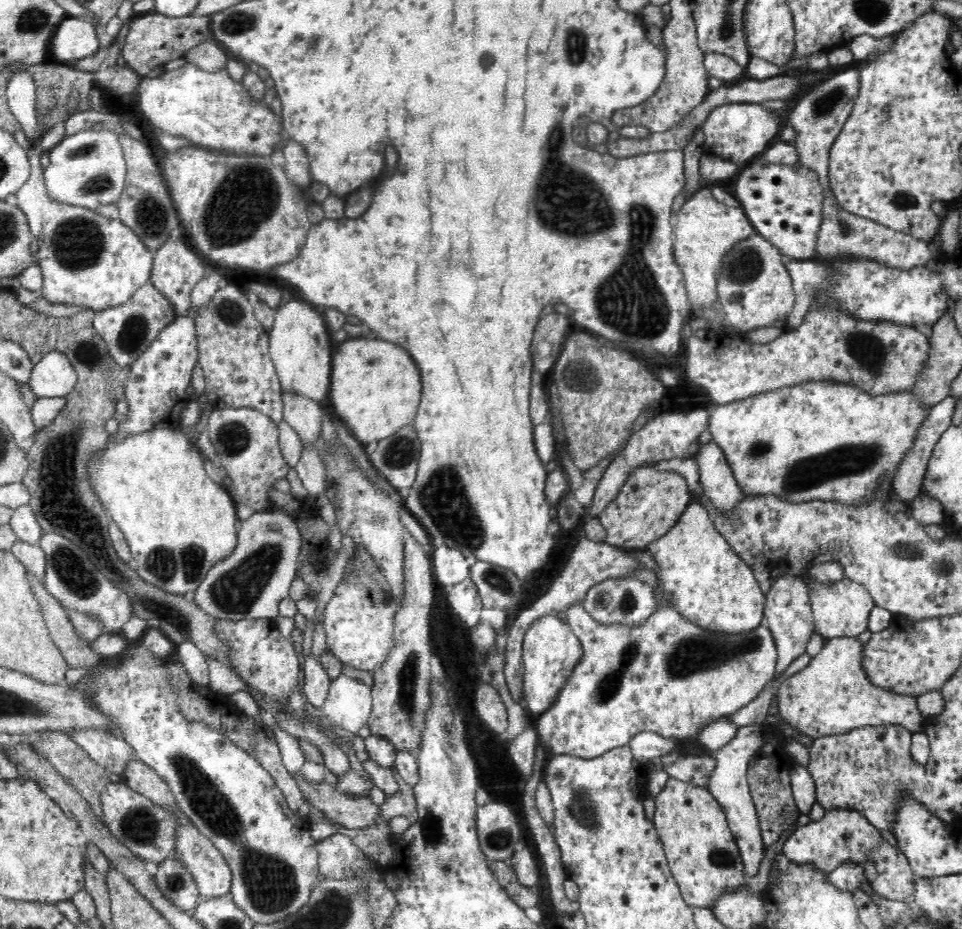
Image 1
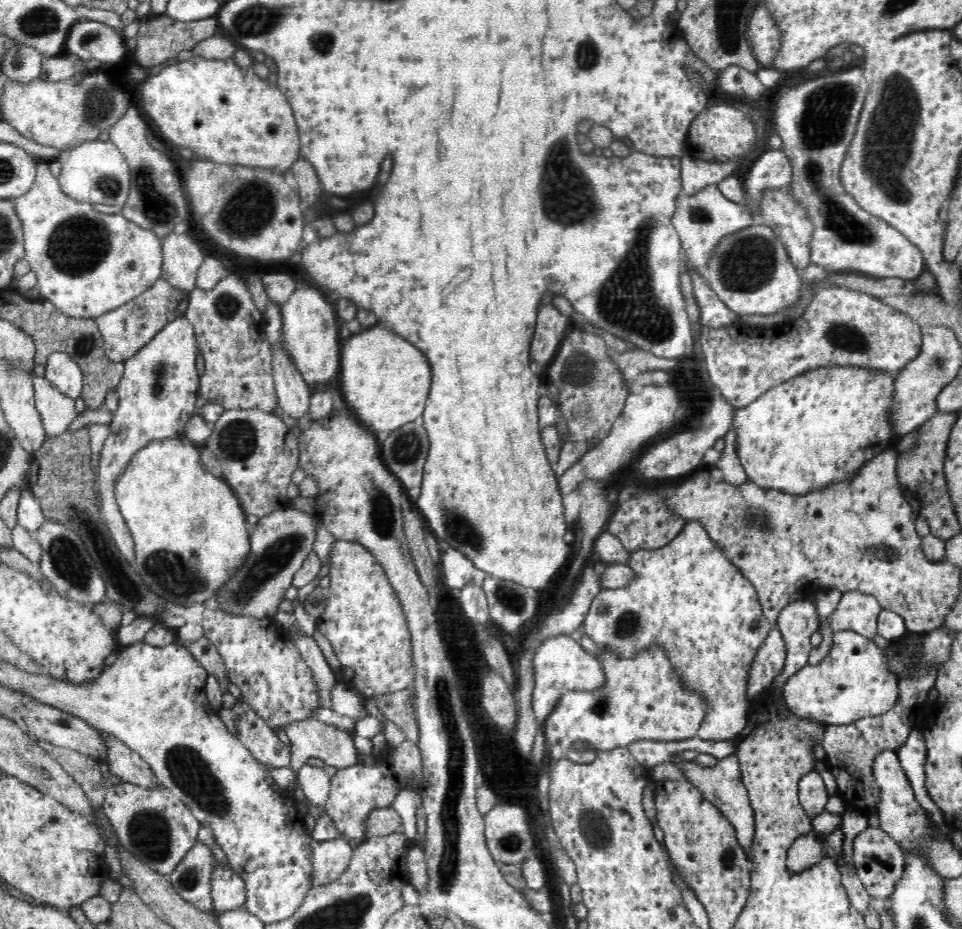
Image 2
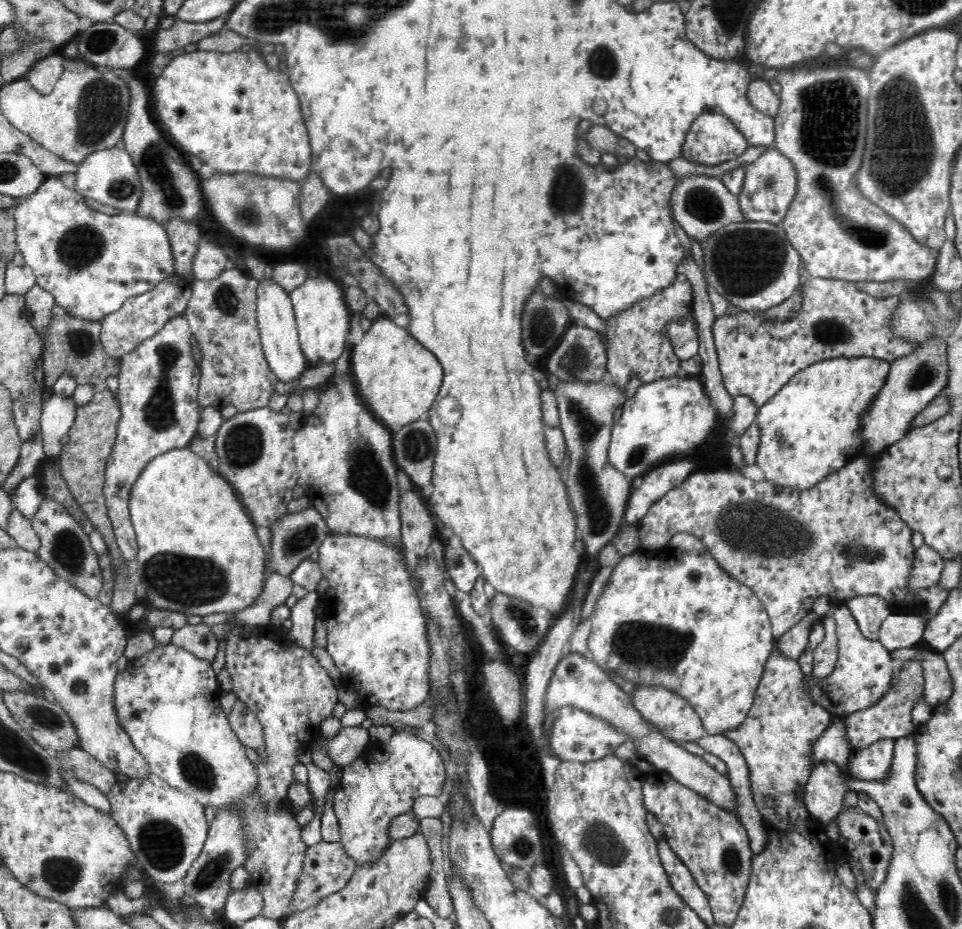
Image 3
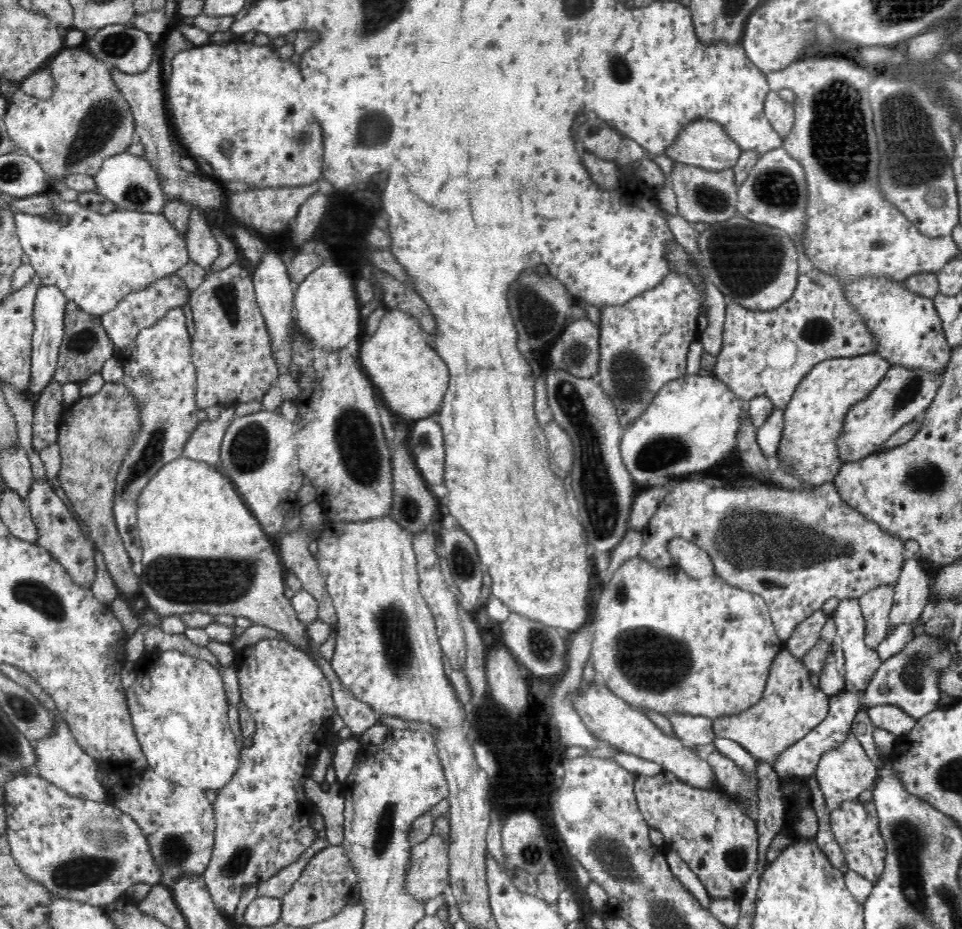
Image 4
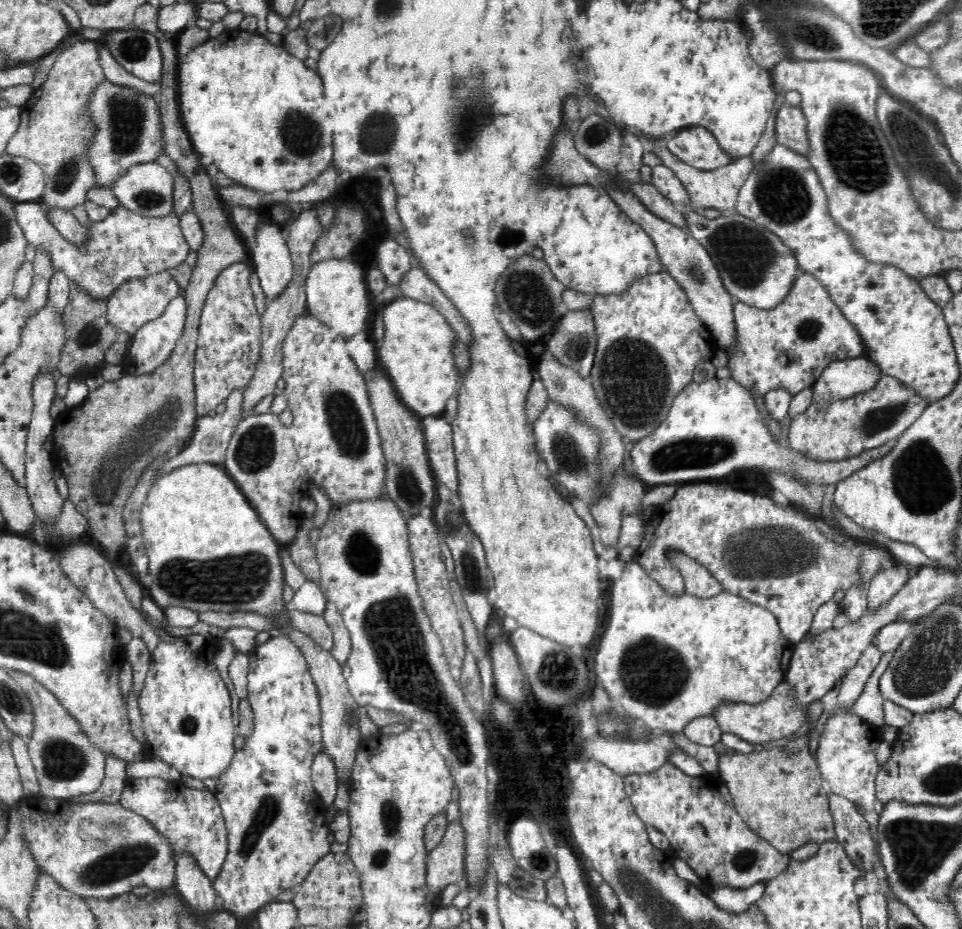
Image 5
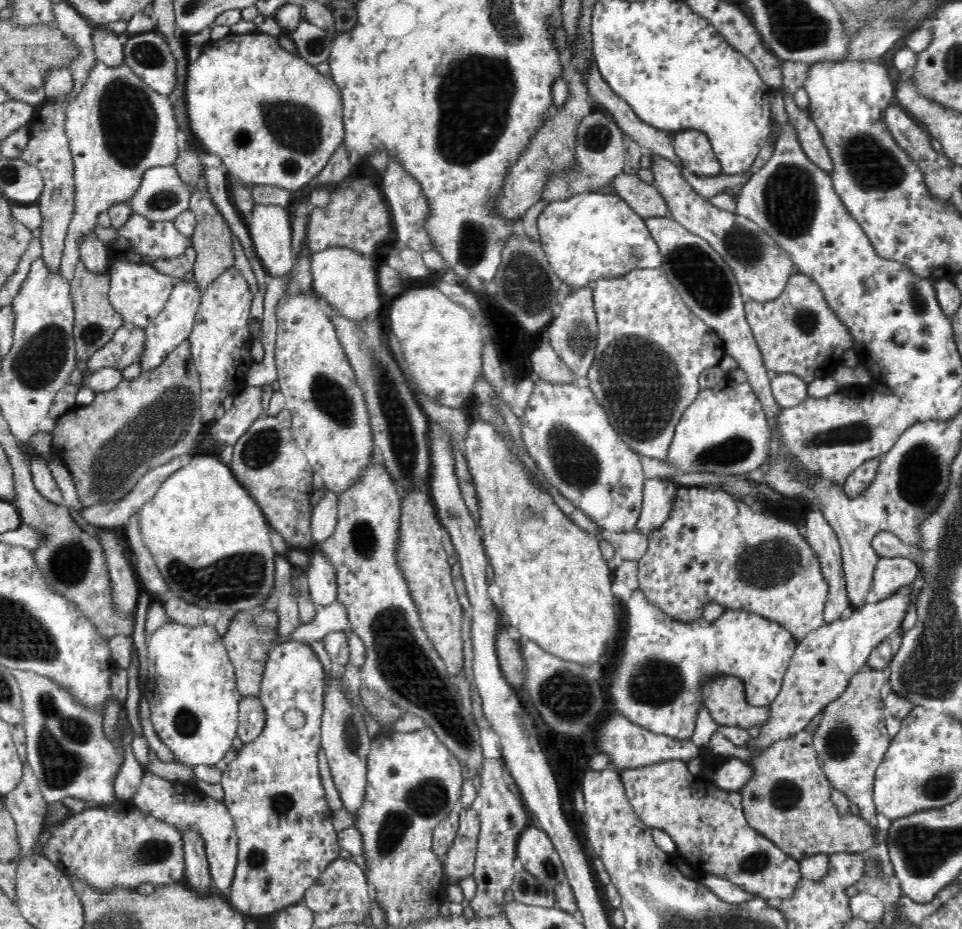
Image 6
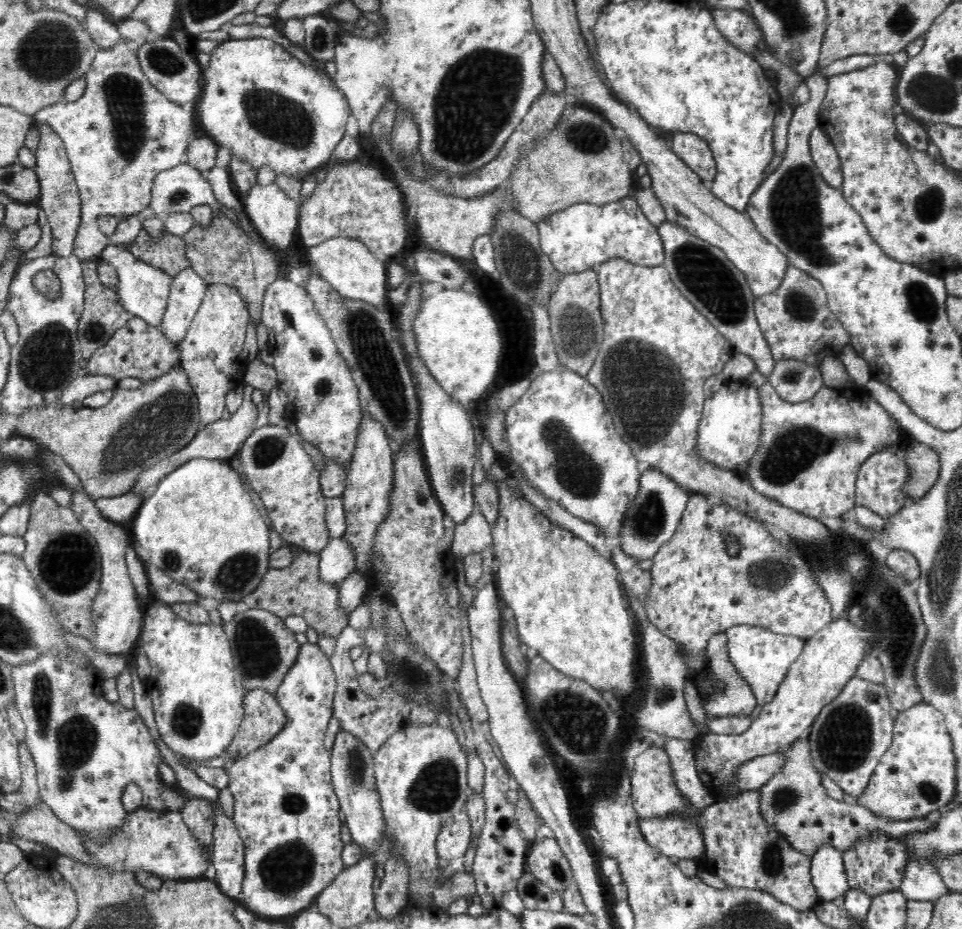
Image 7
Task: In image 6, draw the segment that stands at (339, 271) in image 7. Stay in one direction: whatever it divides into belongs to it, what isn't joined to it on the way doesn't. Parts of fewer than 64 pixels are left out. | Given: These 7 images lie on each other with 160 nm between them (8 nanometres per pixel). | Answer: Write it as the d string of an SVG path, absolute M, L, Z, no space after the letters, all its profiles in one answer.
M328 246L326 250L311 252L312 292L326 309L336 309L348 320L376 319L382 314L382 300L374 257L362 255L348 247Z

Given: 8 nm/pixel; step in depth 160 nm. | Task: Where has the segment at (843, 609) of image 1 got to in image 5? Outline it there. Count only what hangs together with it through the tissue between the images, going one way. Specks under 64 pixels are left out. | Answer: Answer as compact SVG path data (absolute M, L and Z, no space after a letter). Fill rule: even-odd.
M895 562L892 568L878 570L872 576L872 582L866 586L867 610L878 610L884 602L888 602L909 579L910 567ZM876 639L870 642L870 646L864 650L864 654L860 656L860 660L856 662L856 666L852 670L848 670L848 674L844 676L842 685L839 690L838 705L835 708L834 716L828 720L828 722L821 728L819 736L819 747L816 751L817 765L820 770L820 775L824 778L824 781L828 782L831 793L838 796L847 798L849 801L859 804L866 810L864 817L868 823L870 823L870 832L874 837L874 843L876 843L876 850L879 854L879 848L877 848L877 839L875 838L875 830L879 823L879 814L874 811L874 802L876 802L877 794L875 789L875 781L879 774L881 767L878 767L876 763L875 750L878 748L878 744L882 742L882 732L878 728L878 725L868 722L866 719L862 719L860 716L852 713L850 708L852 704L858 700L858 697L862 694L866 682L872 676L872 672L878 668L878 664L882 660L883 653L878 649Z

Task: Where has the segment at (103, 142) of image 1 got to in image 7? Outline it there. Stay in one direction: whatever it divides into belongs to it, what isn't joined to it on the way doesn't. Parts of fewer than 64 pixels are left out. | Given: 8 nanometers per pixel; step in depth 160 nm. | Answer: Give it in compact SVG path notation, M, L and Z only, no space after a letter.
M184 162L158 173L152 188L152 202L147 209L153 216L163 218L172 213L189 212L200 204L210 206L216 215L224 214L220 211L206 174Z

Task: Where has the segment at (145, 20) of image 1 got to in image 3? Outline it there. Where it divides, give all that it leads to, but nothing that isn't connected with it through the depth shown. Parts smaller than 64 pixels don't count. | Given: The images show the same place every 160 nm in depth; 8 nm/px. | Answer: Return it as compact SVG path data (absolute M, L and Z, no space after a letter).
M229 12L213 18L208 22L186 22L175 19L171 28L156 30L153 37L152 48L156 54L164 54L170 50L176 50L198 42L202 38L218 31L224 30L224 24L228 20Z

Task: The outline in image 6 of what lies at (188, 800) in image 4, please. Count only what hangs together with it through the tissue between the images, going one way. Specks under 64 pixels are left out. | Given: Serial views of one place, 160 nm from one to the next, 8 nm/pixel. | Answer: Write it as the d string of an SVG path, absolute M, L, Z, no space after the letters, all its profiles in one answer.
M150 772L144 774L140 788L130 801L142 812L176 825L181 832L188 828L197 828L199 836L205 842L213 890L228 890L231 887L238 860L238 835L232 815L222 801L206 795L187 782L168 782Z

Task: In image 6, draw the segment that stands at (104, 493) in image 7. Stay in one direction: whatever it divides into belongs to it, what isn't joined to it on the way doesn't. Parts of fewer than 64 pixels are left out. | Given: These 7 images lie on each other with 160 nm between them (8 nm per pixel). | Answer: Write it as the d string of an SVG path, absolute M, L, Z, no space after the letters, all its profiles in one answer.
M188 339L181 342L172 352L168 355L168 358L164 360L160 366L153 368L152 370L141 372L137 378L133 380L123 381L114 390L95 393L94 400L87 405L75 407L73 410L64 413L60 418L56 419L56 426L51 432L52 438L52 452L59 457L62 464L70 471L72 475L74 486L78 500L82 506L92 506L96 504L112 504L112 502L118 502L120 498L124 498L135 487L135 484L150 470L171 461L174 457L179 457L188 453L196 446L198 438L201 438L206 430L207 424L201 417L200 410L201 403L201 388L199 383L198 371L196 370L192 351L190 348L190 341Z

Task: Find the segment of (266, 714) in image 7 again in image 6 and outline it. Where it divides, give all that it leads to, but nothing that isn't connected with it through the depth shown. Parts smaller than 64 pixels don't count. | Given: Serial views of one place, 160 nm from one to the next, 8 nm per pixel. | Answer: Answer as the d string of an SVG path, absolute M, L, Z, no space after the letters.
M244 696L239 705L237 736L243 743L252 742L264 728L266 711L257 696Z

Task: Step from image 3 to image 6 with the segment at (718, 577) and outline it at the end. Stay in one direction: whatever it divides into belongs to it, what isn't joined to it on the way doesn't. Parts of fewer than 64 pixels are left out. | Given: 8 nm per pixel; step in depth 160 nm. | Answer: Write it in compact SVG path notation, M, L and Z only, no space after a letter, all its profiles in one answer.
M640 587L631 591L631 596L624 606L626 614L628 614L628 616L626 616L626 636L624 636L623 642L624 648L621 649L622 652L619 651L618 654L616 654L616 658L612 661L612 663L614 663L613 670L610 672L610 676L608 676L608 694L610 694L609 698L612 698L612 701L614 702L612 707L625 718L628 718L630 722L643 726L645 729L648 729L653 733L663 734L675 739L686 740L692 736L700 708L703 706L702 688L704 688L705 683L708 683L711 679L724 676L739 678L744 683L746 701L748 704L751 706L772 705L776 695L780 692L789 662L795 654L799 643L798 640L794 639L794 635L780 625L780 623L771 621L770 619L766 619L754 613L747 613L744 610L723 609L723 613L720 614L719 619L716 618L715 621L708 621L704 617L700 617L693 621L676 622L668 618L660 607L648 601L648 599L644 597L644 591L642 591Z

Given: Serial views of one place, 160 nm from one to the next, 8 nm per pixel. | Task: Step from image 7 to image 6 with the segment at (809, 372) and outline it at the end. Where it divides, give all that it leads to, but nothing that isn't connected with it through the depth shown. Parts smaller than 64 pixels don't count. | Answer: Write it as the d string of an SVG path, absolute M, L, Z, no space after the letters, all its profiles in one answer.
M773 374L770 379L772 396L780 408L796 406L808 398L808 382L804 382L803 378L795 374Z

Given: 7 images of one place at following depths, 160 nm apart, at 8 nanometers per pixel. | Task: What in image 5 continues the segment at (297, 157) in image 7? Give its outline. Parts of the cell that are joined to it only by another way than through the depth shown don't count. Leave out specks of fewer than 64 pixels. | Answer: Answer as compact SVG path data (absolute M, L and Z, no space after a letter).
M238 27L226 29L216 38L209 38L204 44L188 51L188 54L180 60L177 74L177 93L180 107L181 120L187 130L193 149L202 155L210 155L212 162L228 178L241 185L256 191L272 193L274 191L301 190L320 174L324 173L332 164L332 132L324 132L324 87L319 74L307 67L303 59L296 58L282 46L274 45L264 39L260 31L250 33Z

